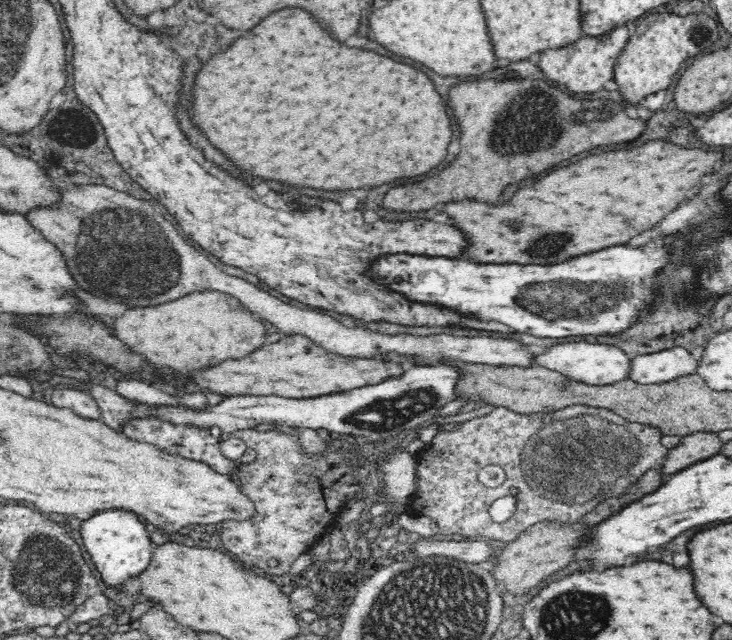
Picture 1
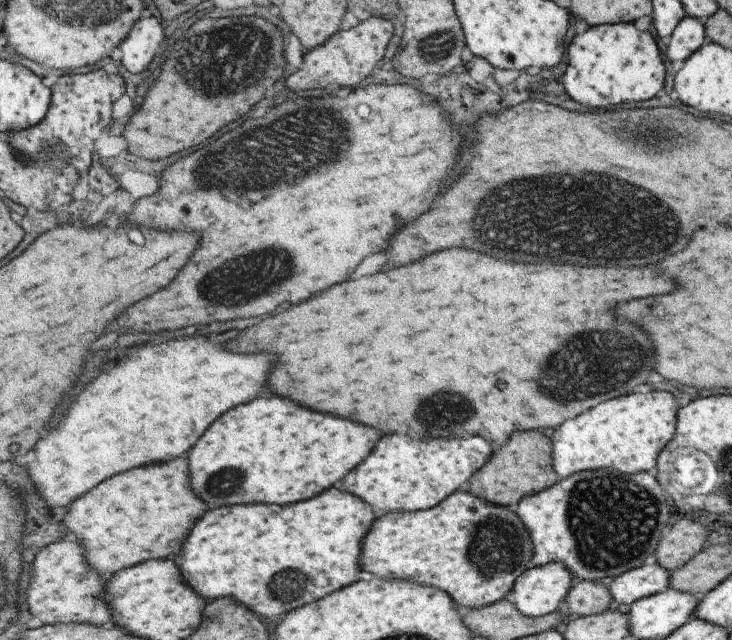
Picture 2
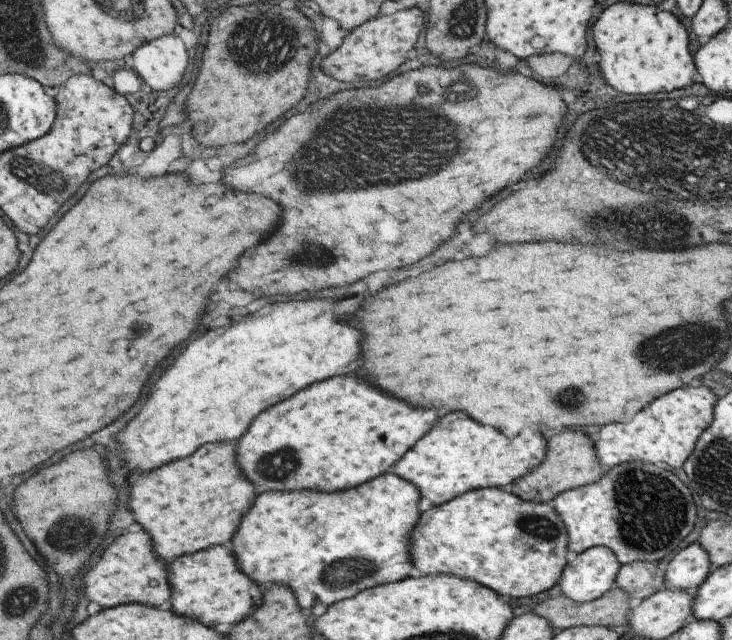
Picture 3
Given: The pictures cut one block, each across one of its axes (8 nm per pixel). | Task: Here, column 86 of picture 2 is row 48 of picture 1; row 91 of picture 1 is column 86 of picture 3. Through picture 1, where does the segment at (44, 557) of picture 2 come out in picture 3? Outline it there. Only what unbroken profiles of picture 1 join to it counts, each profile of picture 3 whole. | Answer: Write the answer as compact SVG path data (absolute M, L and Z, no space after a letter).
M141 530L137 534L121 535L108 546L103 556L99 556L96 565L84 574L83 594L103 609L135 602L164 608L170 605L174 593L167 574L169 569L169 563L163 562L155 550L155 538L147 536L147 532Z

